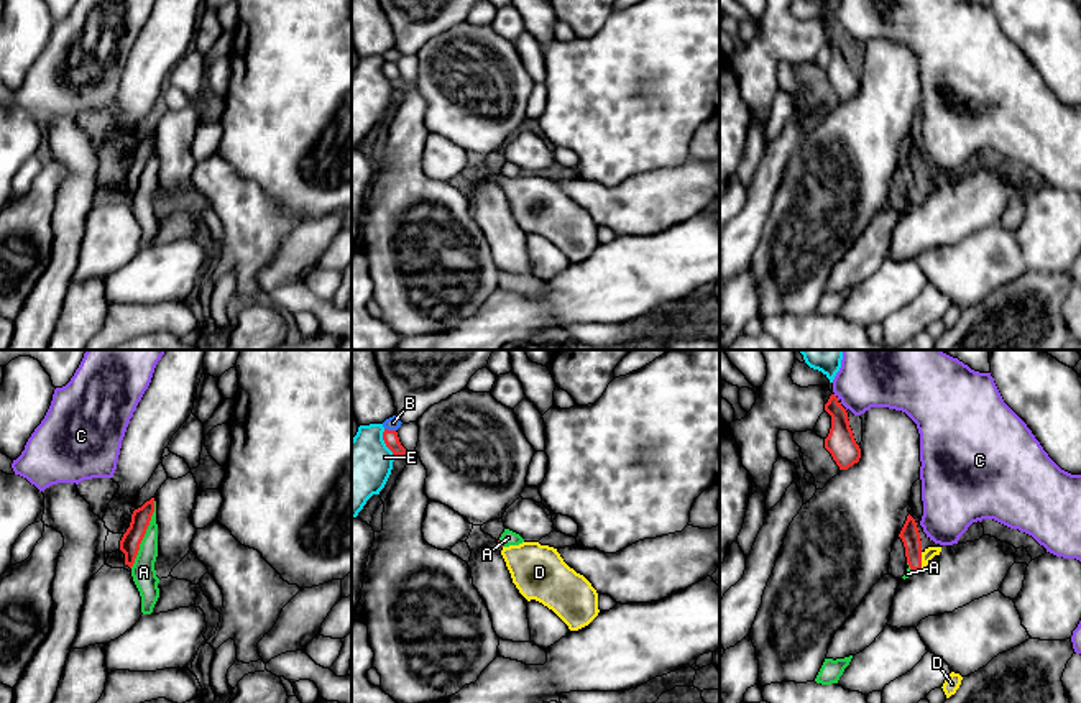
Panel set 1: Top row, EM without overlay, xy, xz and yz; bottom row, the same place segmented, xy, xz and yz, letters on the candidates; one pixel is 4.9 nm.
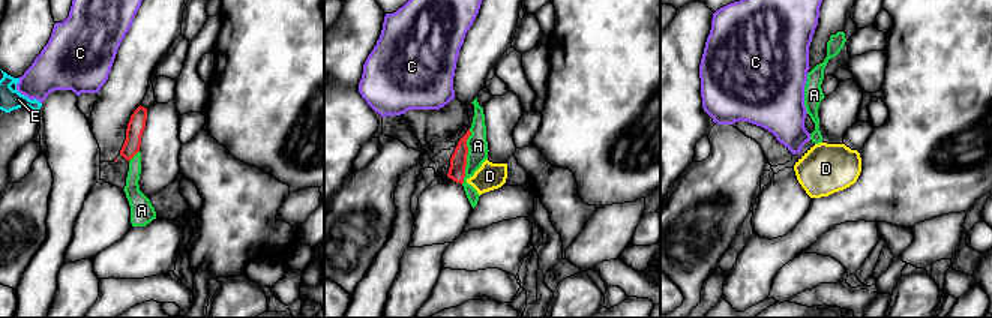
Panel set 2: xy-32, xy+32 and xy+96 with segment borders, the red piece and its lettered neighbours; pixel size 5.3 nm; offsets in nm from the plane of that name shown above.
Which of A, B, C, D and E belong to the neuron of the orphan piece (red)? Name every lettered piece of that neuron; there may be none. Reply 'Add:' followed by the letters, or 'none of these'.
Add: D

